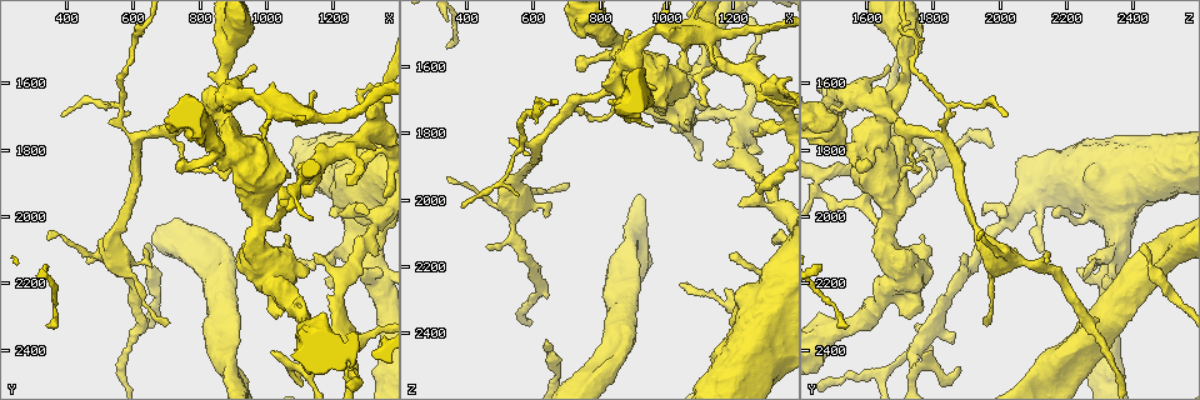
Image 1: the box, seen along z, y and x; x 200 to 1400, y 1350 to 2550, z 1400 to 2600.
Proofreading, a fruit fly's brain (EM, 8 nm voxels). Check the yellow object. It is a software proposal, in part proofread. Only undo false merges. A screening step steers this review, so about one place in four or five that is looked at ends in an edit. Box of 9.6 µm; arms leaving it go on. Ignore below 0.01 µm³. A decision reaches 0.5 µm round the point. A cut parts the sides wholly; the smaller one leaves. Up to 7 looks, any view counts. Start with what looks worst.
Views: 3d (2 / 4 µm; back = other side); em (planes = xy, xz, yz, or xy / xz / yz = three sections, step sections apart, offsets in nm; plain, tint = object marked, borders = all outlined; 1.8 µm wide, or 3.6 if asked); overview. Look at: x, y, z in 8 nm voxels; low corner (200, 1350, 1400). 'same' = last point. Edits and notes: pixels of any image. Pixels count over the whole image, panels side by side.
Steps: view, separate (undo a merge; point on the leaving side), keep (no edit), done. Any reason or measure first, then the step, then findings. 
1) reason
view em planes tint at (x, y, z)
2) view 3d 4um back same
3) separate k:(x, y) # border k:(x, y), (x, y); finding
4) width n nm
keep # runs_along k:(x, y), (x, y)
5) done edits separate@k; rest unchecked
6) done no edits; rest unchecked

view 3d 2um at (1230, 2390, 1750)

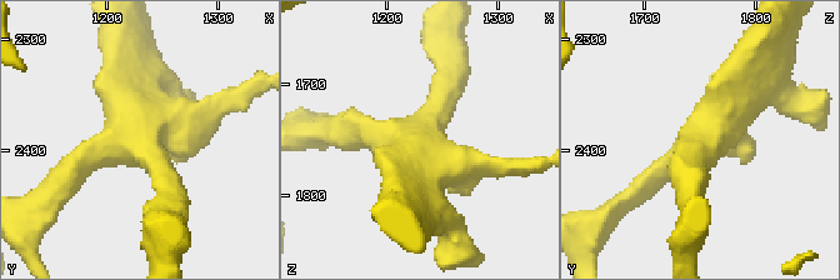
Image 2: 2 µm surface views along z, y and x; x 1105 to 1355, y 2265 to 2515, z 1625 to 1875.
arms 4
view em planes tint at (1228, 2390, 1752)

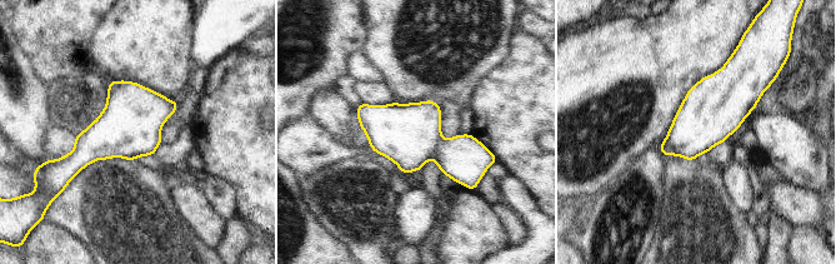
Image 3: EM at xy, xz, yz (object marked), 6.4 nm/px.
keep # all the same neuron

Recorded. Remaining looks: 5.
three-way junction
view em yz step 16 plain at (1340, 2010, 2020)

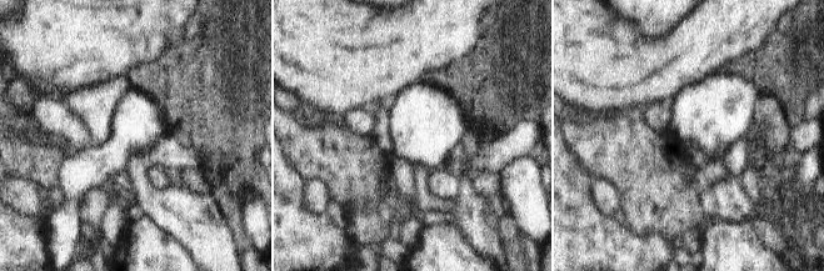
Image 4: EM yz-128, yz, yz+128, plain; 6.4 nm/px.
with the object marked
view em yz step 16 tint same

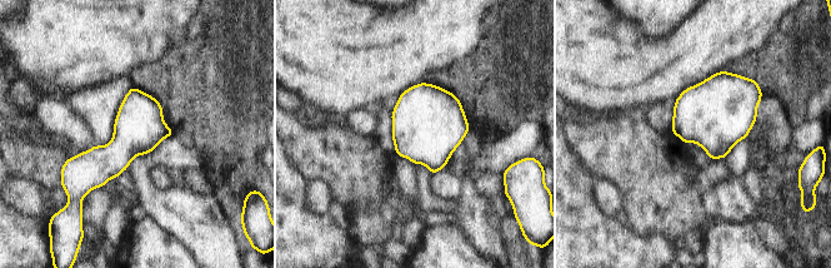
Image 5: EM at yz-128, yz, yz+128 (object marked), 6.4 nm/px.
keep # one neuron here

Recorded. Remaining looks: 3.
view em 3.6um planes plain at (540, 2130, 2030)

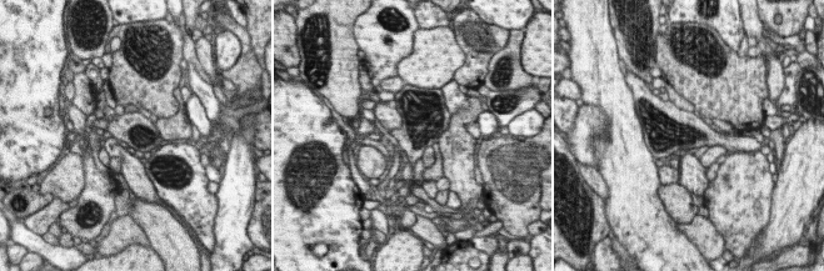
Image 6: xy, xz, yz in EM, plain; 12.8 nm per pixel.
view em 3.6um planes tint same

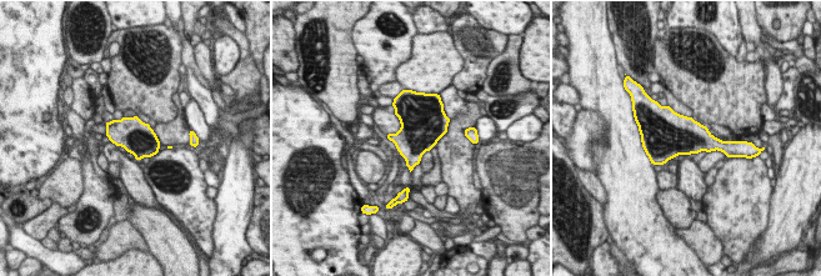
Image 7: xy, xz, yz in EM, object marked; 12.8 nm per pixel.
width 420 nm
keep # one neuron here

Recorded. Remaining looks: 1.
done no edits; rest unchecked

